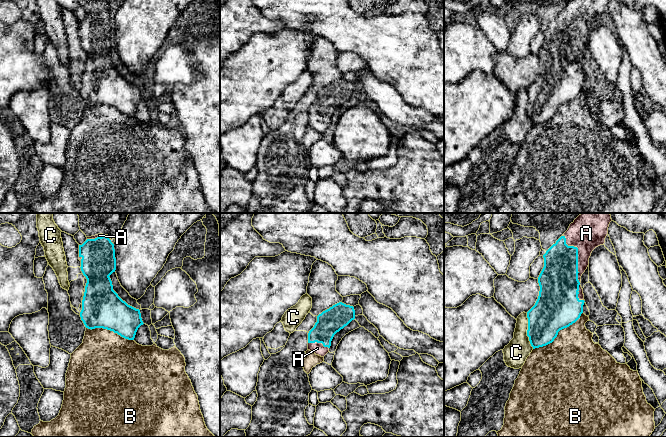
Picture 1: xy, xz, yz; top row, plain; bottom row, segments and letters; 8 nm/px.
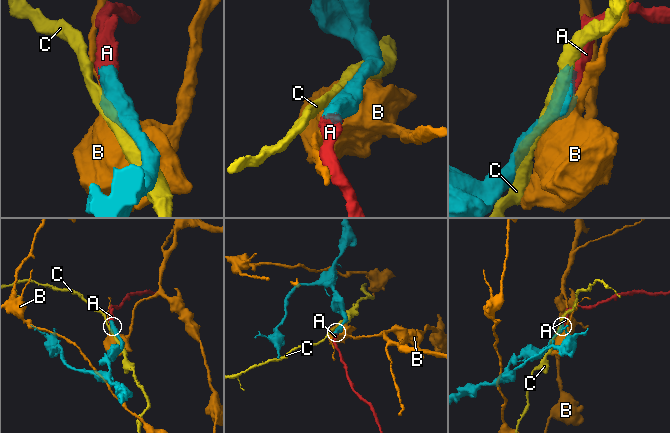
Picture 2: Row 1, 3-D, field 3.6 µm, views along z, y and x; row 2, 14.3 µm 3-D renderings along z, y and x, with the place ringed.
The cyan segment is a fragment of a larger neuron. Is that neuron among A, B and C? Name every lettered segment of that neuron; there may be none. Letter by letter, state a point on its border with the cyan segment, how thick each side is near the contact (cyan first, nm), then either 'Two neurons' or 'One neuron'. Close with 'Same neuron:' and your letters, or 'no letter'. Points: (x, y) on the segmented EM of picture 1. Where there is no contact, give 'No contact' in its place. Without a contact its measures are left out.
A: Touches cyan at yz (577, 256). Thickness 320 nm (cyan) against 280 nm. One neuron
B: Touches cyan at yz (557, 333). Thickness 360 nm (cyan) against 440 nm. Two neurons
C: Touches cyan at yz (527, 331). Thickness 300 nm (cyan) against 190 nm. Two neurons
Same neuron: A

